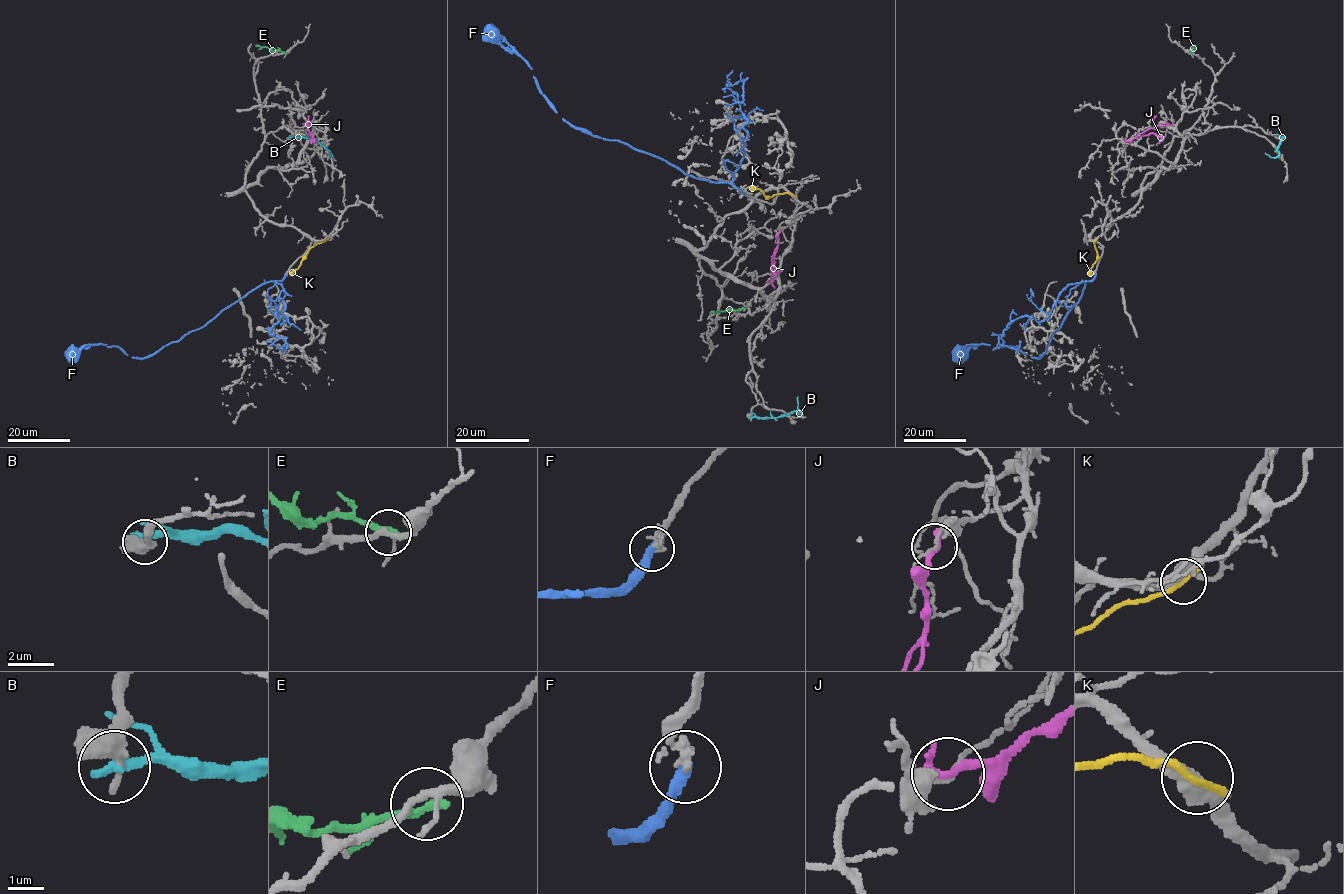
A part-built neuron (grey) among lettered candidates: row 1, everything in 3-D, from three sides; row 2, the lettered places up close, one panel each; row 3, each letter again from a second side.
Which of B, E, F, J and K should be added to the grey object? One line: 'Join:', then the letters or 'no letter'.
Join: no letter

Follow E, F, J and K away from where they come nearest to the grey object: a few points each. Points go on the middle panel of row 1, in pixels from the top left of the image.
E: (744, 307), (710, 314)
F: (745, 194), (729, 183), (694, 178), (618, 140), (575, 128), (542, 94), (530, 66), (494, 29), (485, 30)
J: (779, 231), (777, 247), (772, 256), (771, 279), (774, 288)
K: (793, 194), (766, 196), (750, 186)

